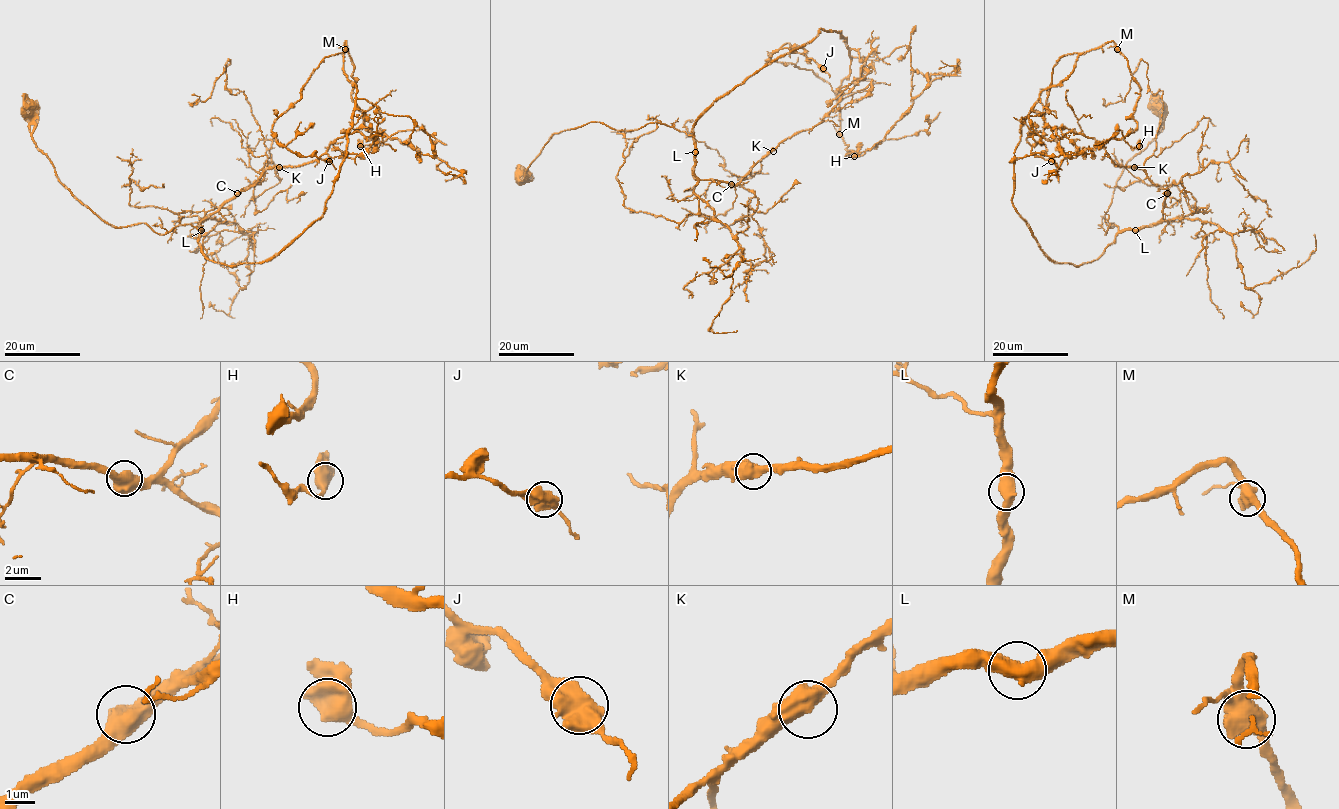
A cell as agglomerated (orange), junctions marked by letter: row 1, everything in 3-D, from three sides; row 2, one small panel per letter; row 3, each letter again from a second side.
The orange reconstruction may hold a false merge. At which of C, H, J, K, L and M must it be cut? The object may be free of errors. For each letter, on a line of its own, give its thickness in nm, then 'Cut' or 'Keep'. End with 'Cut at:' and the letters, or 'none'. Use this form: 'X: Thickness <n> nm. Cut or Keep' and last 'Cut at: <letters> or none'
C: Thickness 650 nm. Keep
H: Thickness 650 nm. Keep
J: Thickness 750 nm. Keep
K: Thickness 600 nm. Keep
L: Thickness 600 nm. Keep
M: Thickness 700 nm. Keep
Cut at: none

